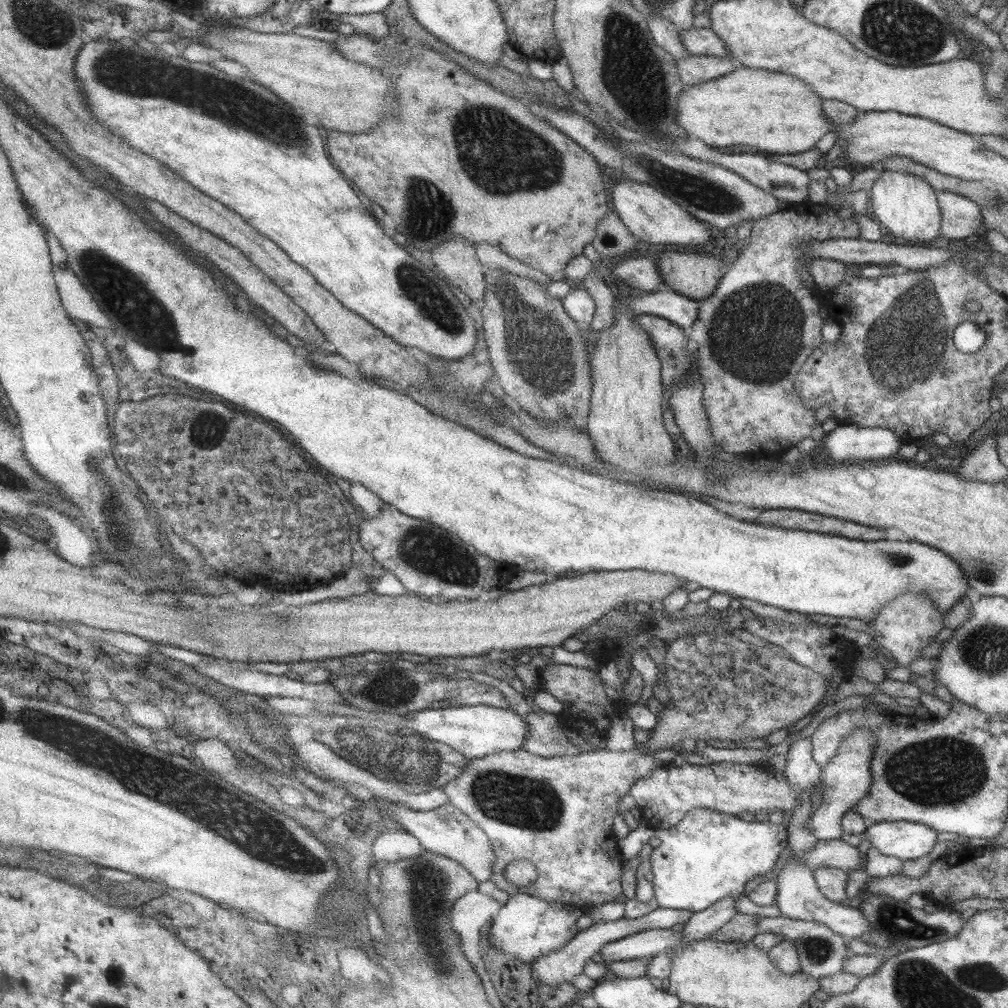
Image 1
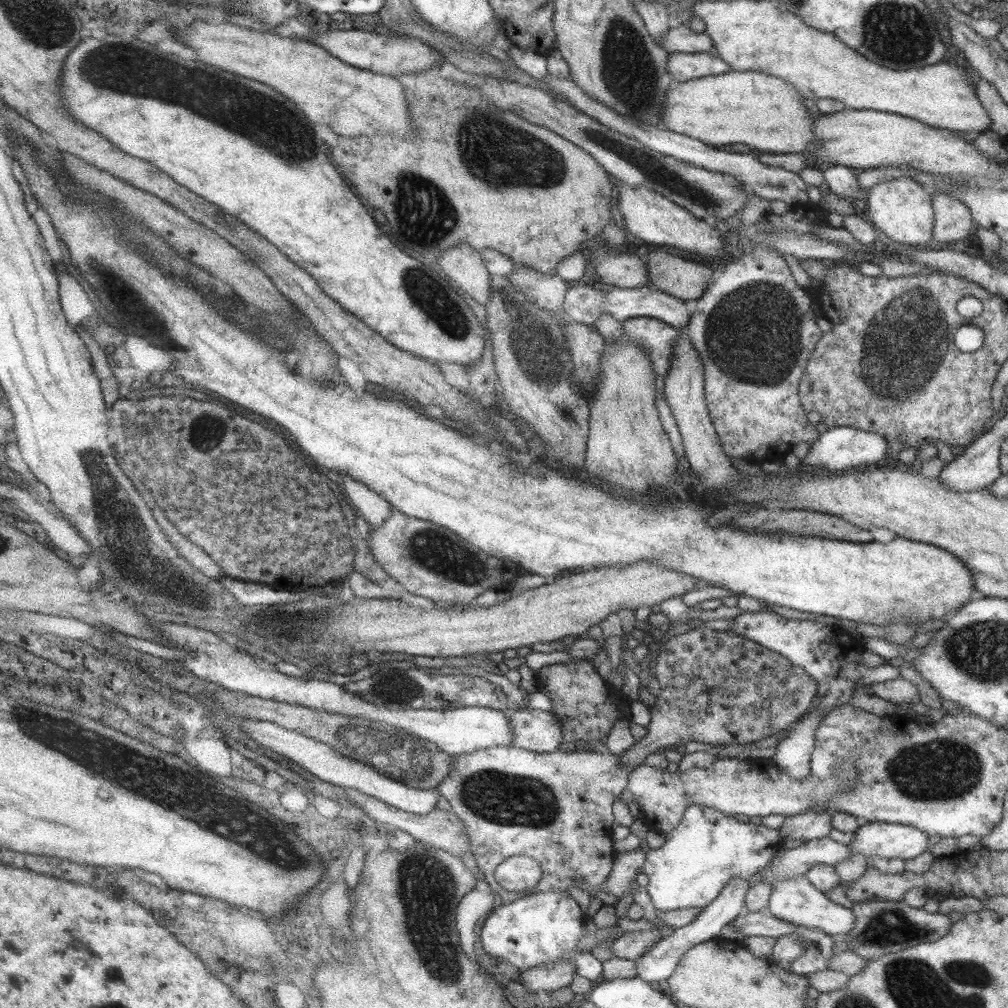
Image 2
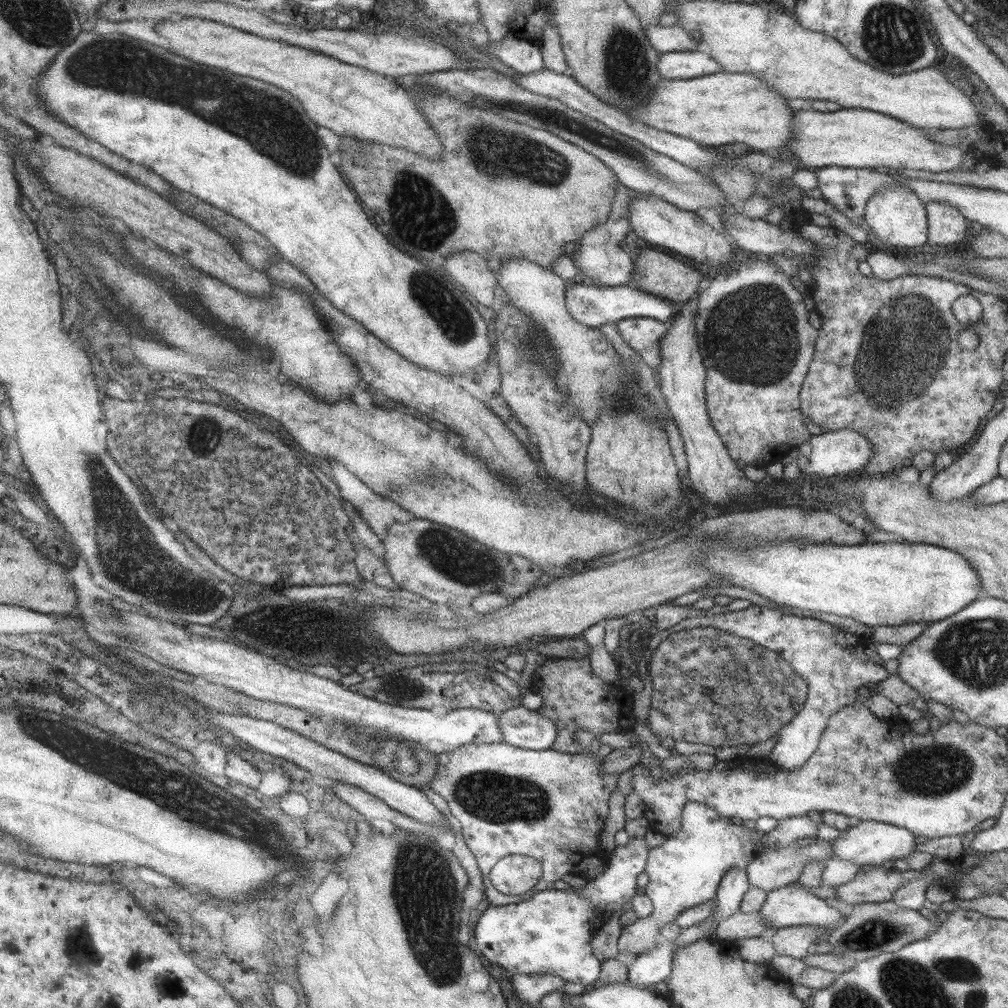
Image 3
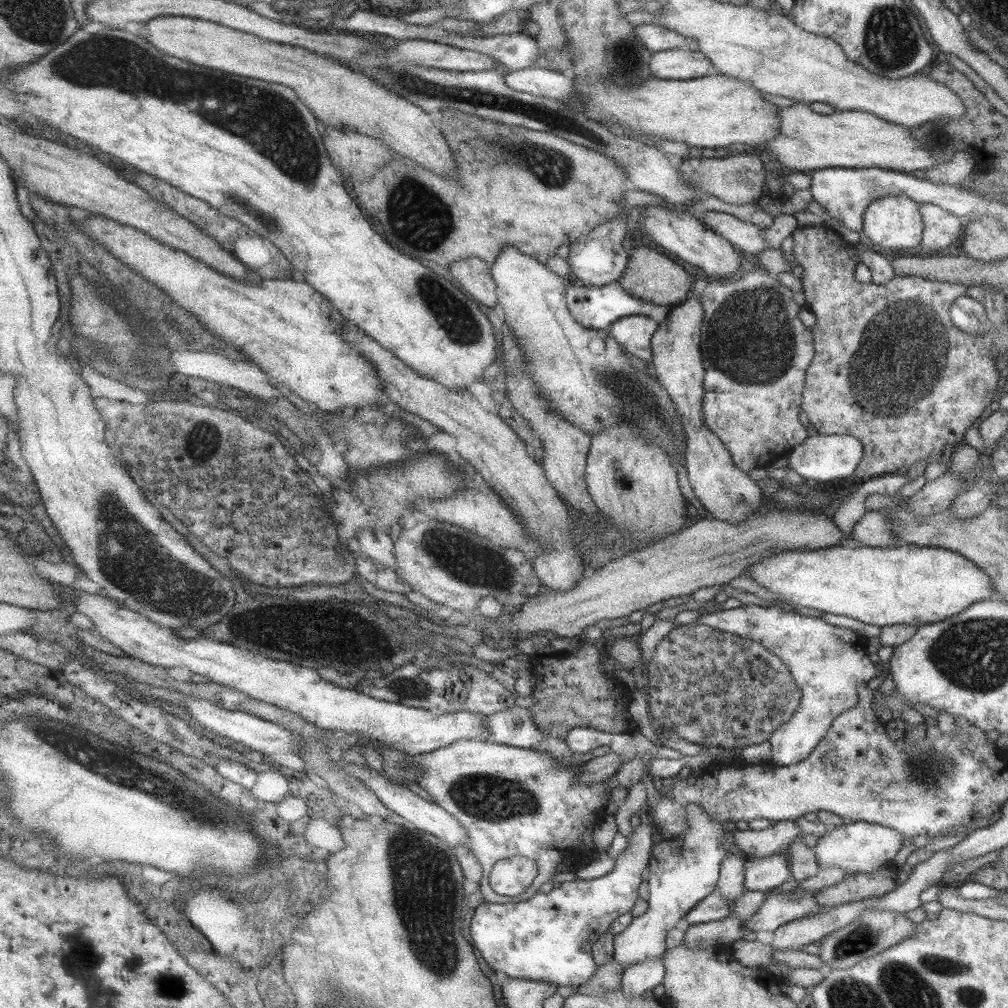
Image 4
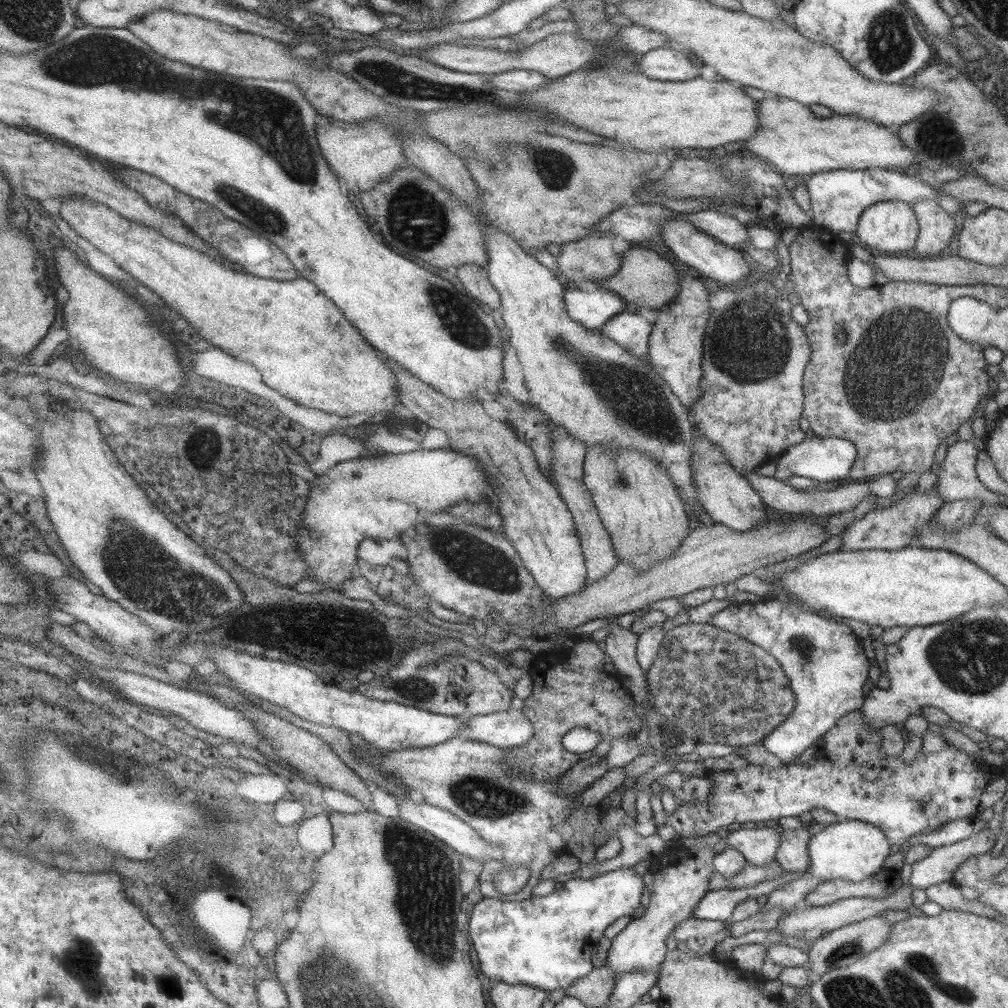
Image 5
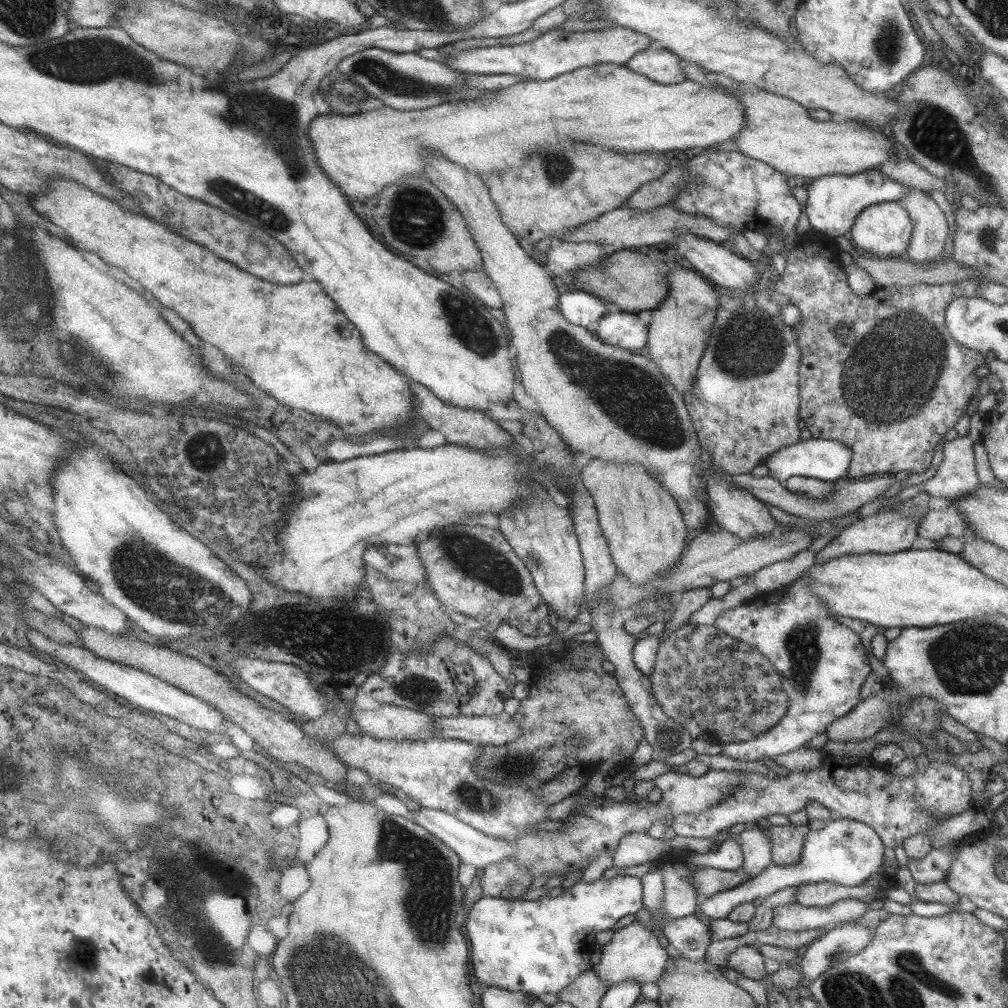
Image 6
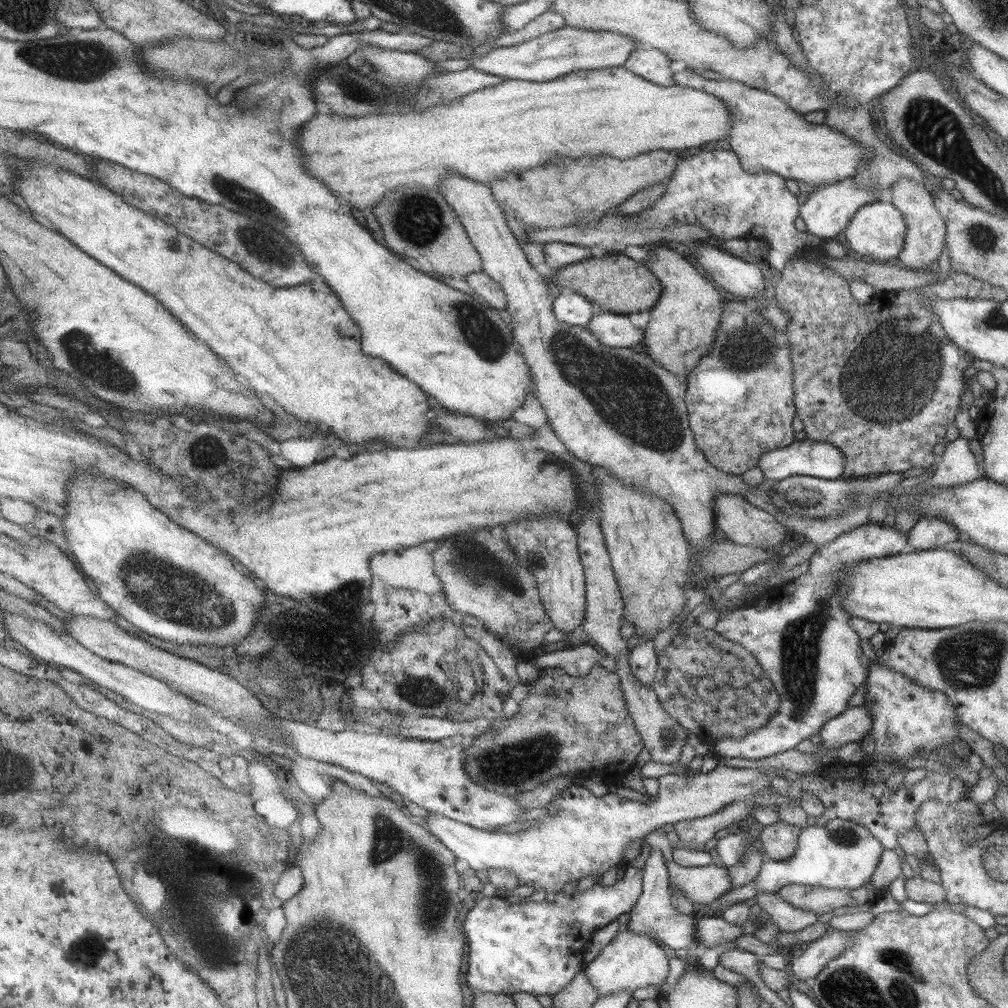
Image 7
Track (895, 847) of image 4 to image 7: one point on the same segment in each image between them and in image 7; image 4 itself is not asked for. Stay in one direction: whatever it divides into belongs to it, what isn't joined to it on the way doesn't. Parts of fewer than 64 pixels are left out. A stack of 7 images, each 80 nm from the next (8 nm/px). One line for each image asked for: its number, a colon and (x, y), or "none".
5: (853, 850)
6: (846, 852)
7: (838, 854)

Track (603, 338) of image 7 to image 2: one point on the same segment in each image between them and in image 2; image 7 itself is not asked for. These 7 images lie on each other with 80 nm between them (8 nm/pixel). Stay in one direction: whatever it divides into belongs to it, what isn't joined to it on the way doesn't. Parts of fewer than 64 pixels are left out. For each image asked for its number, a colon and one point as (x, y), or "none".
2: (656, 338)
3: (642, 334)
4: (632, 332)
5: (630, 331)
6: (621, 328)

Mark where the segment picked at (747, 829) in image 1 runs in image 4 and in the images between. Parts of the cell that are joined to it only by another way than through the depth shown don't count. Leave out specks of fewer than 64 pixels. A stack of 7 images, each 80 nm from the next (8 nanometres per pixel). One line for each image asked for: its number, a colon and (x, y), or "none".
2: (707, 848)
3: (684, 871)
4: (683, 869)

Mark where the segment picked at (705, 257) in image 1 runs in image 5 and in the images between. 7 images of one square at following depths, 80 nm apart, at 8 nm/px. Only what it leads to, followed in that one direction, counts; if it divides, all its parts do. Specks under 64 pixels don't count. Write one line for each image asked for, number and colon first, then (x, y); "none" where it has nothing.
2: (684, 279)
3: (654, 272)
4: (651, 277)
5: (643, 279)

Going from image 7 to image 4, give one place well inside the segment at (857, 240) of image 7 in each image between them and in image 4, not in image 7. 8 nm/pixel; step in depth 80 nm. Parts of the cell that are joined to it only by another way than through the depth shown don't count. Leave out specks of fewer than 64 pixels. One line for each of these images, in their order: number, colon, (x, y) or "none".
4: (893, 222)
5: (887, 227)
6: (884, 229)

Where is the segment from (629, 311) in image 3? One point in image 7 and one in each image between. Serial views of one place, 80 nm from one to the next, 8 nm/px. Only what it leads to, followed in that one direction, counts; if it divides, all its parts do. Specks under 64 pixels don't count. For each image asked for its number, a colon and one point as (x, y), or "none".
4: (596, 307)
5: (591, 309)
6: (580, 308)
7: (570, 308)

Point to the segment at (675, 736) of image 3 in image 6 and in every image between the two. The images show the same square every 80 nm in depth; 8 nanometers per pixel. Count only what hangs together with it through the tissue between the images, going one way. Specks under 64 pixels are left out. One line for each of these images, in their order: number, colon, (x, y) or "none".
4: (712, 688)
5: (714, 686)
6: (718, 689)

